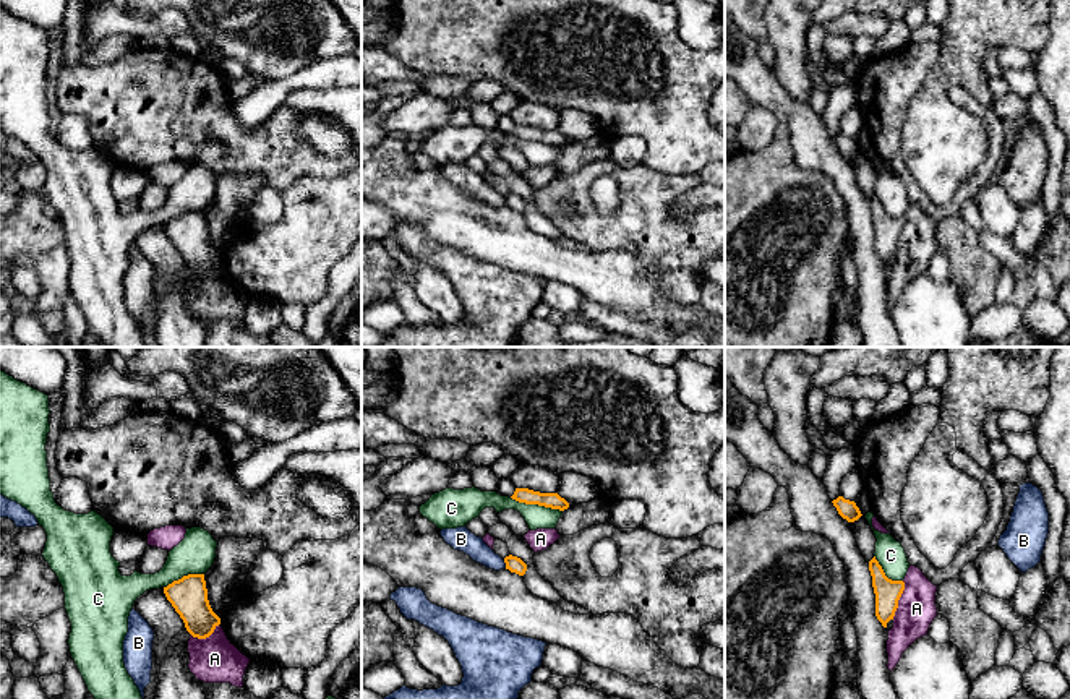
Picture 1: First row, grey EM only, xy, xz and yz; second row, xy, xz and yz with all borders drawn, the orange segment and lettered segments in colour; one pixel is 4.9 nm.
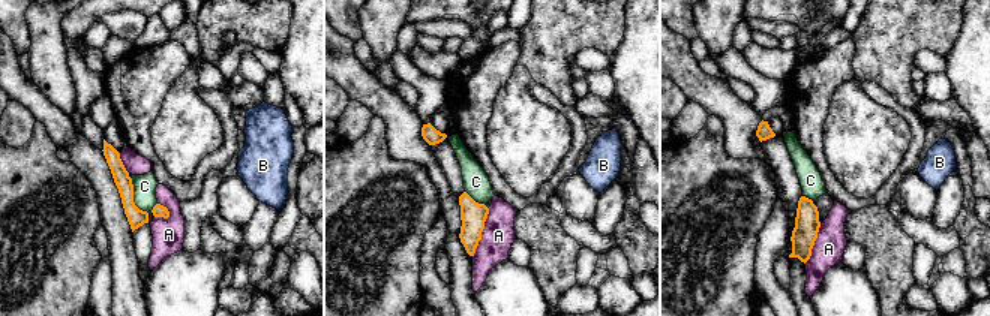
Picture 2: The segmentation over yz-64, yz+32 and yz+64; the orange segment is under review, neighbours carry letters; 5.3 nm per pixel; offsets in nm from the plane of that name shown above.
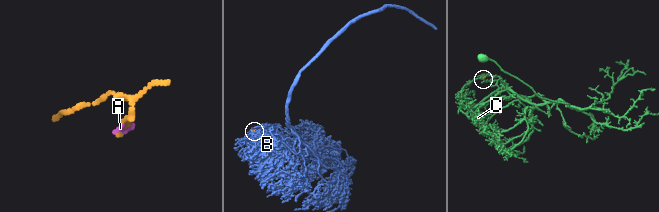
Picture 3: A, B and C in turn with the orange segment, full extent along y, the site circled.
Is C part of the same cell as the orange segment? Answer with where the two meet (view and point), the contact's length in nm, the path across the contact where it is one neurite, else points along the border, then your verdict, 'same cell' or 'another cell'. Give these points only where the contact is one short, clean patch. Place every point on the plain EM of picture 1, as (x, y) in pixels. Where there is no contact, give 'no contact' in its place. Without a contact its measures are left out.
meets orange in xz at (537, 140); contact 260 nm long; border along xz (511, 133), (561, 148); another cell

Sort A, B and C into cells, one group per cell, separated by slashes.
A / B / C

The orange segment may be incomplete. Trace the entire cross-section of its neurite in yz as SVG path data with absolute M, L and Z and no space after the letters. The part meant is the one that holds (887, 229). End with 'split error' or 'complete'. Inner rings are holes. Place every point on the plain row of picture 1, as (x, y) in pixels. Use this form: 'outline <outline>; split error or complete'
outline M875 193L869 198L869 208L875 230L875 253L882 263L887 264L887 259L893 256L898 245L898 237L905 227L905 219L888 216Z; complete

